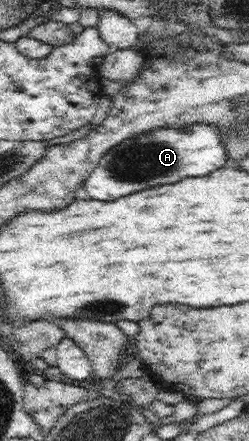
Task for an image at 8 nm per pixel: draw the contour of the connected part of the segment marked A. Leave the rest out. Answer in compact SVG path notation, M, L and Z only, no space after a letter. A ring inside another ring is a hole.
M192 124L186 130L156 128L146 134L136 134L108 150L83 186L94 200L116 200L150 186L178 182L186 176L206 176L230 164L219 137L219 128L215 126Z

